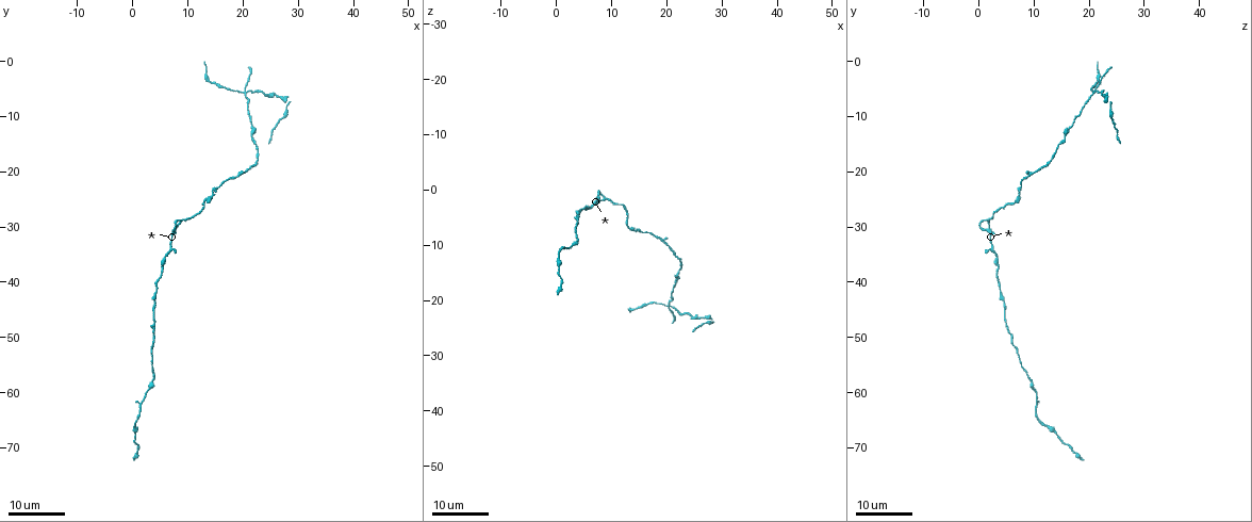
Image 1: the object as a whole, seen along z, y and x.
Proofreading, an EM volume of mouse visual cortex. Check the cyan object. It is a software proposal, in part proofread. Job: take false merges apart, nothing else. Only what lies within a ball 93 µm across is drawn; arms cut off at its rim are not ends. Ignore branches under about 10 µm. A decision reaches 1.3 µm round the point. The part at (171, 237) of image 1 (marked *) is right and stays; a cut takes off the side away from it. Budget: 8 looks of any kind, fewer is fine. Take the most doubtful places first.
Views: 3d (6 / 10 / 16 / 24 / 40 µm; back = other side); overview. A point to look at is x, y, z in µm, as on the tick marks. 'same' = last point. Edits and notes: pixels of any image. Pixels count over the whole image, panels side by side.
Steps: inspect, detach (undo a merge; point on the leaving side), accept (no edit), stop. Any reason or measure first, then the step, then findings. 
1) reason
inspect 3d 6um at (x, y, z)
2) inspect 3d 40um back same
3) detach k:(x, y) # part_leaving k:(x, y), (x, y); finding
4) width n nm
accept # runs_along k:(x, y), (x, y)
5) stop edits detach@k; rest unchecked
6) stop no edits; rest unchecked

four or more arms meet
inspect 3d 16um at (20.5, 6.0, 21.0)

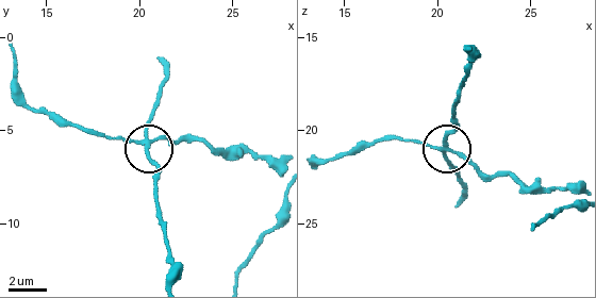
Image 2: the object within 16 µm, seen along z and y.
closer look
inspect 3d 6um at (20.4, 5.6, 20.9)

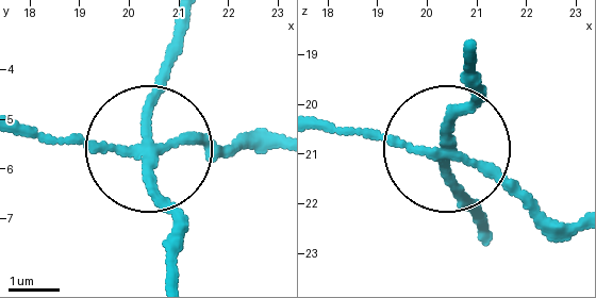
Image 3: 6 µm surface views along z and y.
arms 4
detach 3:(80, 134) # a second neuron is stuck on

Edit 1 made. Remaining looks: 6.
redraw
inspect overview

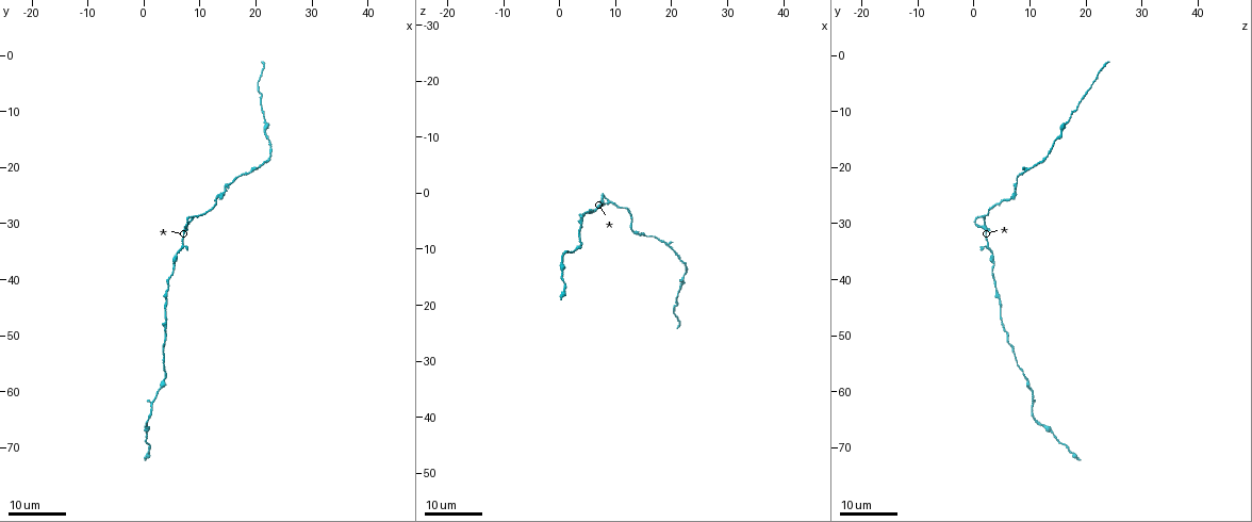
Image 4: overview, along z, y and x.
calibre changes
inspect 3d 16um at (21.5, 12.0, 16.5)

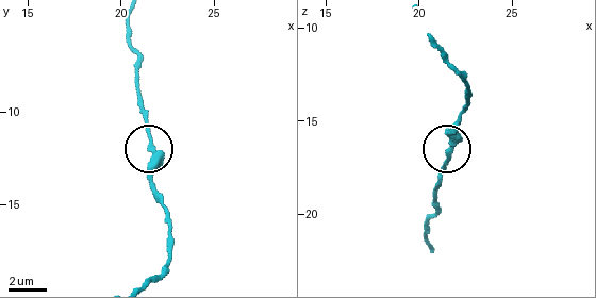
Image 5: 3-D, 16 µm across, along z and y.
closer look
inspect 3d 6um at (21.6, 12.0, 16.6)

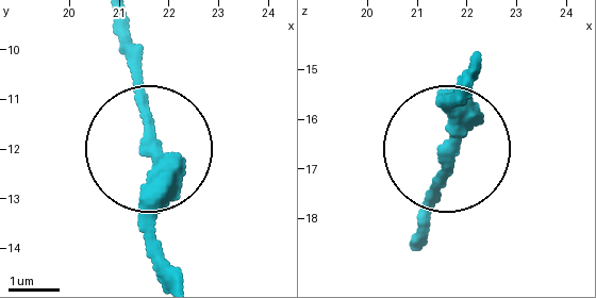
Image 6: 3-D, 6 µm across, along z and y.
accept # all the same neuron

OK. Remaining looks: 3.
inspect 3d 24um at (5.0, 37.5, 3.0)

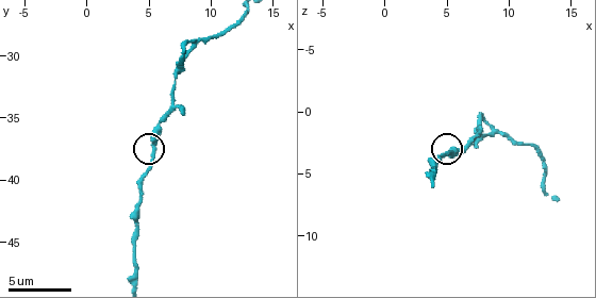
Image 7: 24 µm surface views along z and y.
zoom in
inspect 3d 10um at (5.6, 37.4, 3.4)

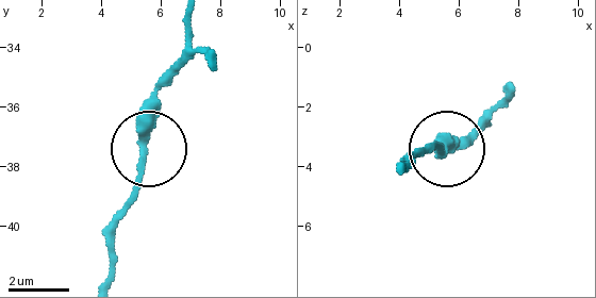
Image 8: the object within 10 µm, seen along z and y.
accept # runs_along 8:(186, 22), (181, 60), (153, 98), (146, 160), (122, 218); all the same neuron

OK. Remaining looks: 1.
stop edits detach@3; rest unchecked

